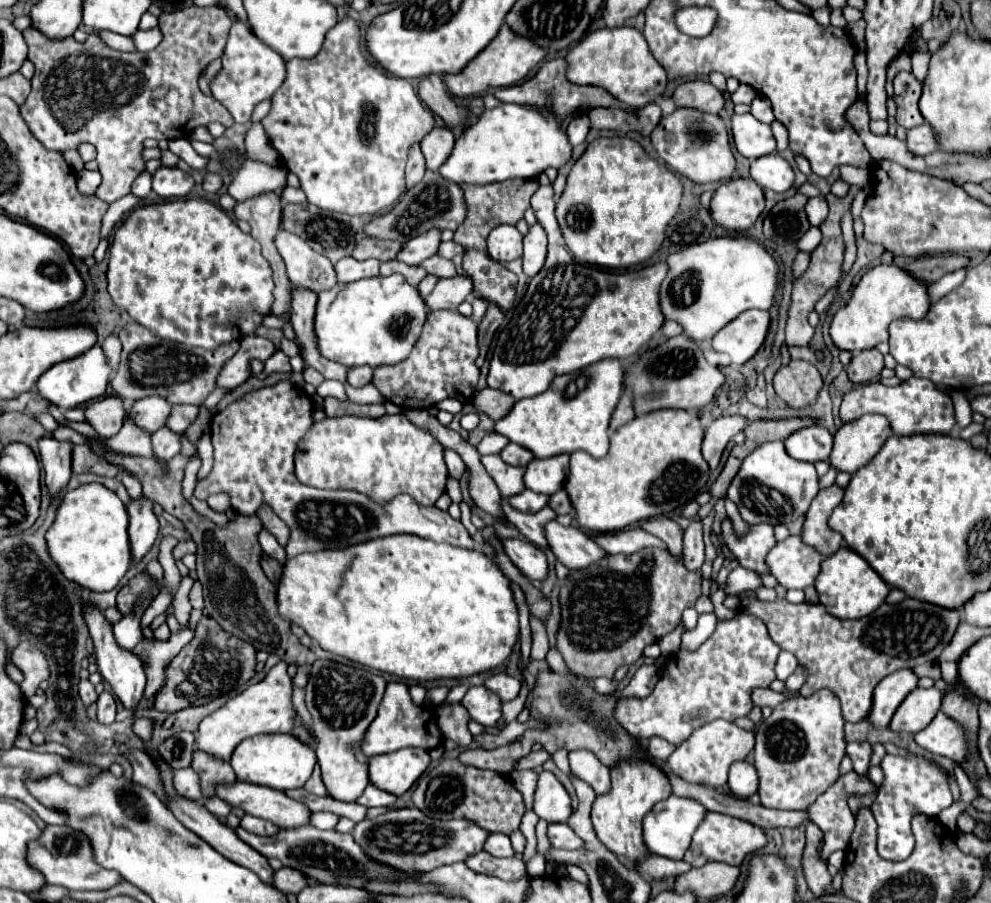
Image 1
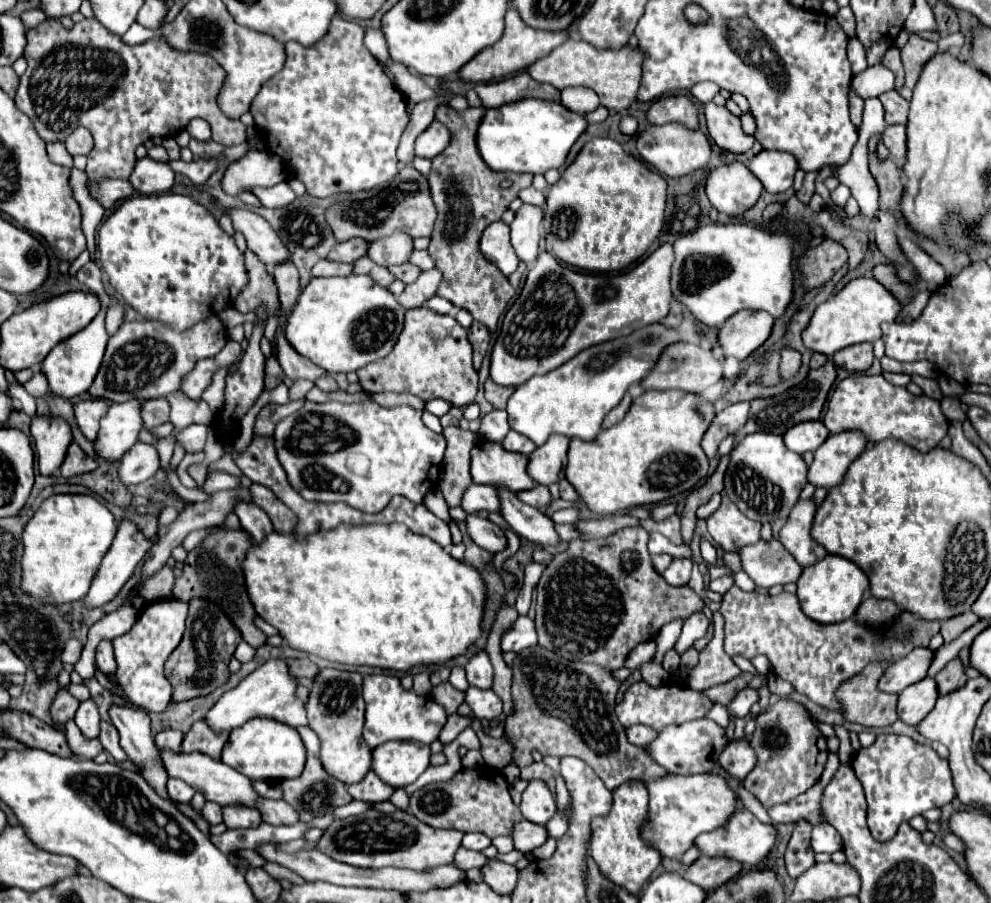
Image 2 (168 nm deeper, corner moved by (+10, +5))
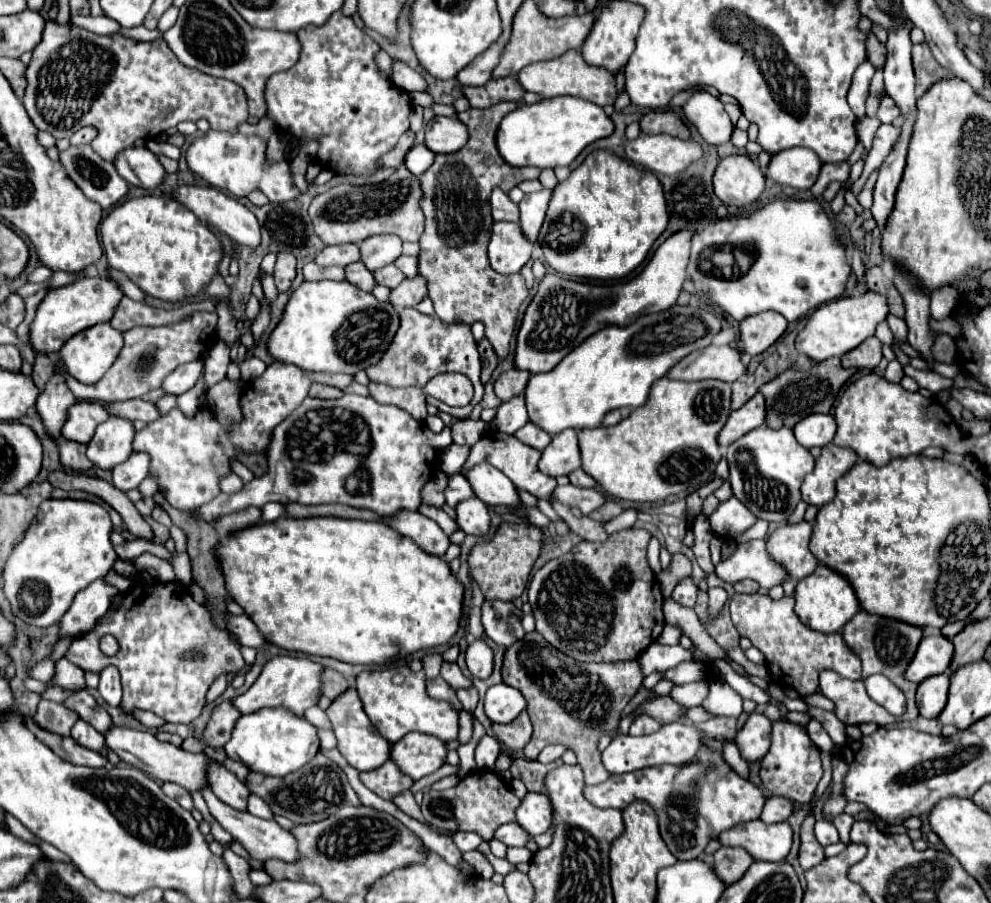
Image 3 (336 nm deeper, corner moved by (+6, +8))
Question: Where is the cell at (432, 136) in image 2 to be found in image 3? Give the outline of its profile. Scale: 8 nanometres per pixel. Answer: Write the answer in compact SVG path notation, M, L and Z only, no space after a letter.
M435 116L425 130L425 144L435 154L449 154L457 152L467 142L465 126L453 116Z

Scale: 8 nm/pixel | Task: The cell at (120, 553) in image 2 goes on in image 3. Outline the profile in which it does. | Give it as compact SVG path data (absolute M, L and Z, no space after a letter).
M105 578L95 580L91 586L81 590L73 600L73 606L61 618L61 636L87 632L95 626L97 618L101 618L107 610L111 600L119 594L119 588L109 584Z

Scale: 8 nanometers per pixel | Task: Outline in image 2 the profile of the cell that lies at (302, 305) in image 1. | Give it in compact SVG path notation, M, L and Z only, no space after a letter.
M281 263L273 267L273 281L277 285L279 301L285 313L291 313L297 297L299 297L299 273L293 263Z

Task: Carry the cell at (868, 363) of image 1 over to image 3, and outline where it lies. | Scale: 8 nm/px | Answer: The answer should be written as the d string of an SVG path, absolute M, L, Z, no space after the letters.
M875 336L857 346L857 350L849 350L849 354L841 356L841 364L845 368L875 370L879 362L881 362L881 342Z

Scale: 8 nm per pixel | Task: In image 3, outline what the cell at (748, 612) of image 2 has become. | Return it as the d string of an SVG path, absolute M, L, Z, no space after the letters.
M735 594L731 598L731 620L739 632L751 640L755 648L765 654L765 663L773 682L779 686L791 686L801 696L809 696L819 688L819 674L823 670L835 670L845 678L861 678L861 660L859 656L845 646L847 642L839 632L823 634L805 626L793 610L793 596L783 596L773 600L769 594Z

